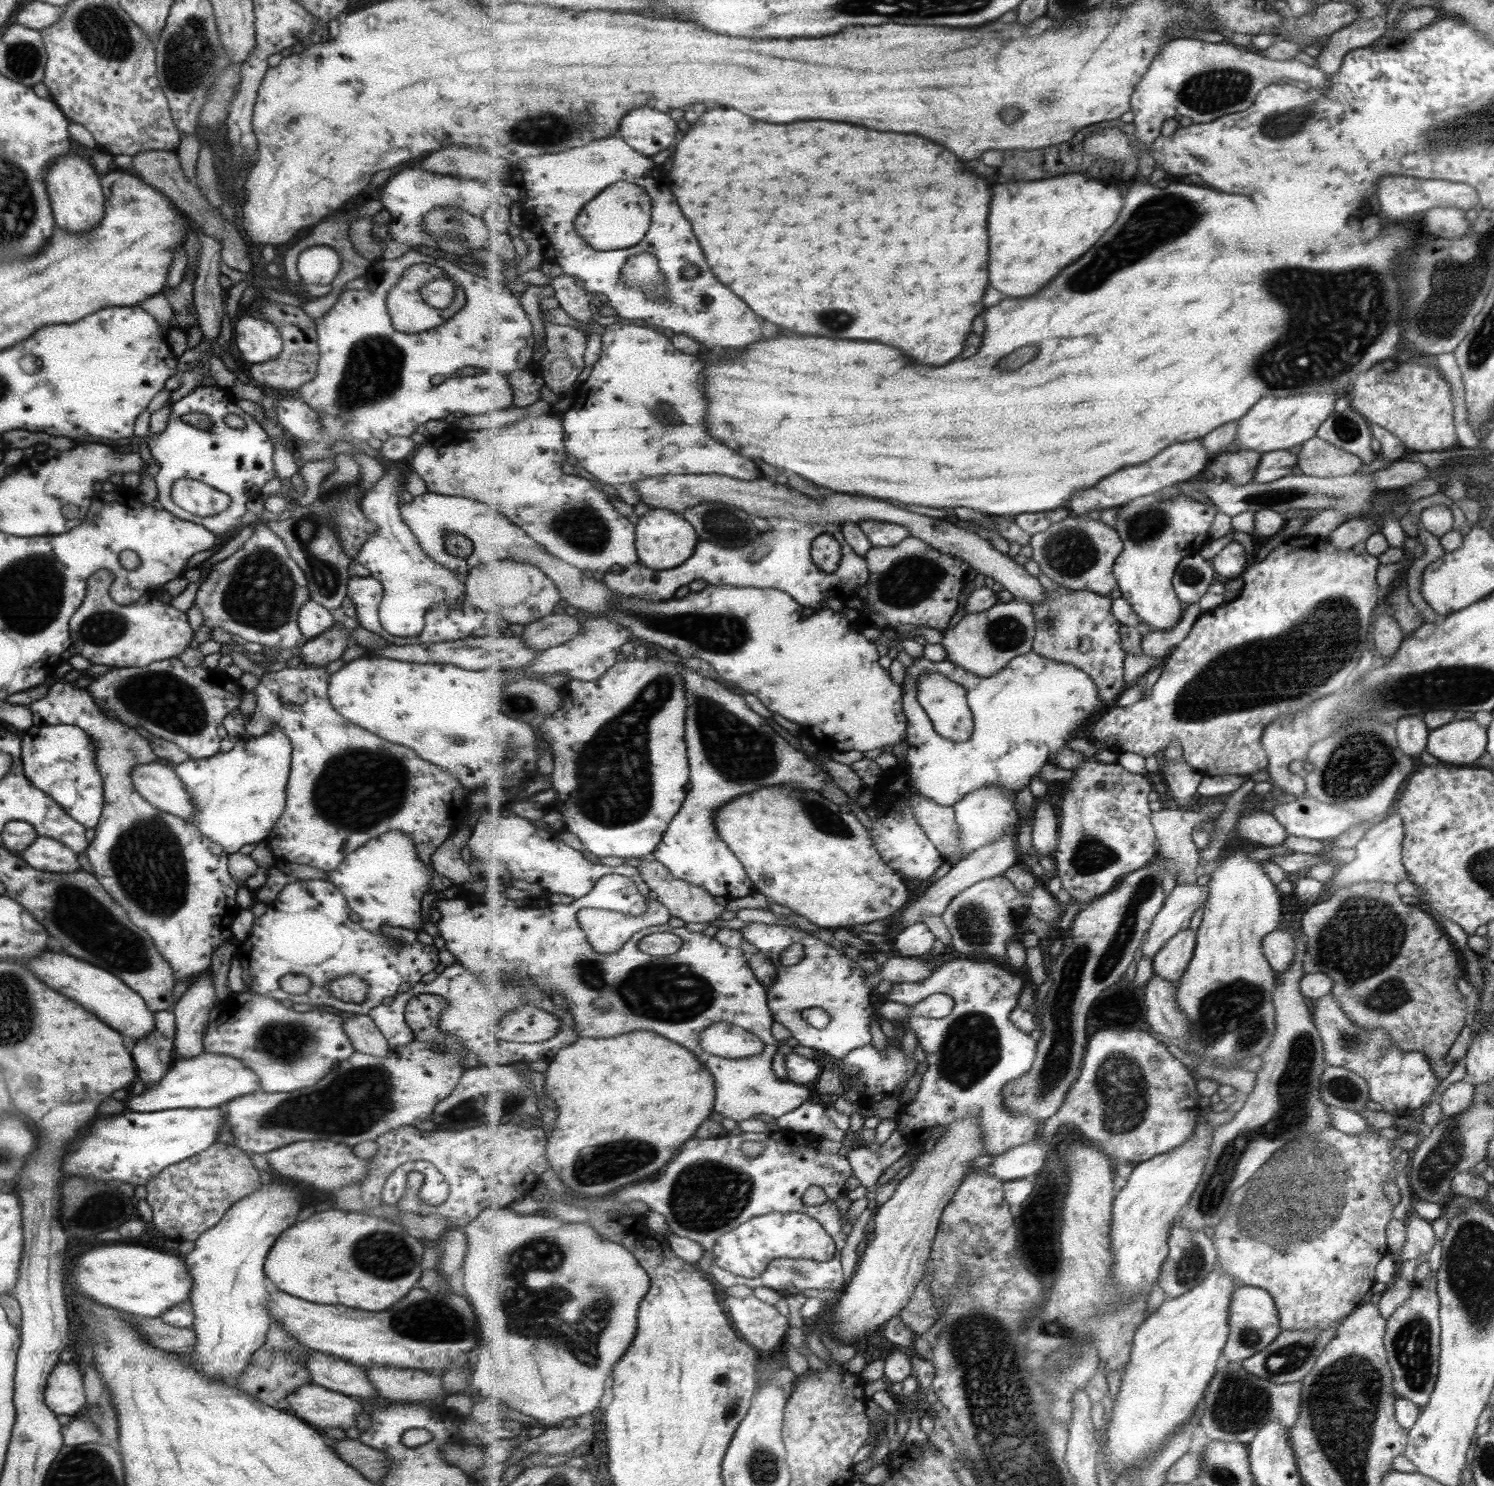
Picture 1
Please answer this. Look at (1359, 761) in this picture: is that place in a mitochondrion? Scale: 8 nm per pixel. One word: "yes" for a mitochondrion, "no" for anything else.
yes

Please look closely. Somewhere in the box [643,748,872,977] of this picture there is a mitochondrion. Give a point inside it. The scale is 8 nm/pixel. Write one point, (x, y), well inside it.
(827, 820)

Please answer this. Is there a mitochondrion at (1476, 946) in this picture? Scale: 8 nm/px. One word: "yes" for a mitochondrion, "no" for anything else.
no

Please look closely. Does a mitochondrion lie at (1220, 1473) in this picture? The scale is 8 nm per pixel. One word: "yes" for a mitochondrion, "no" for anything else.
yes

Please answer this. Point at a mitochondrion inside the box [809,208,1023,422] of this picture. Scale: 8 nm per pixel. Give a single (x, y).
(835, 321)

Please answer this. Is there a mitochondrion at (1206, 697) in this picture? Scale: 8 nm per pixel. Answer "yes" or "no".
yes

